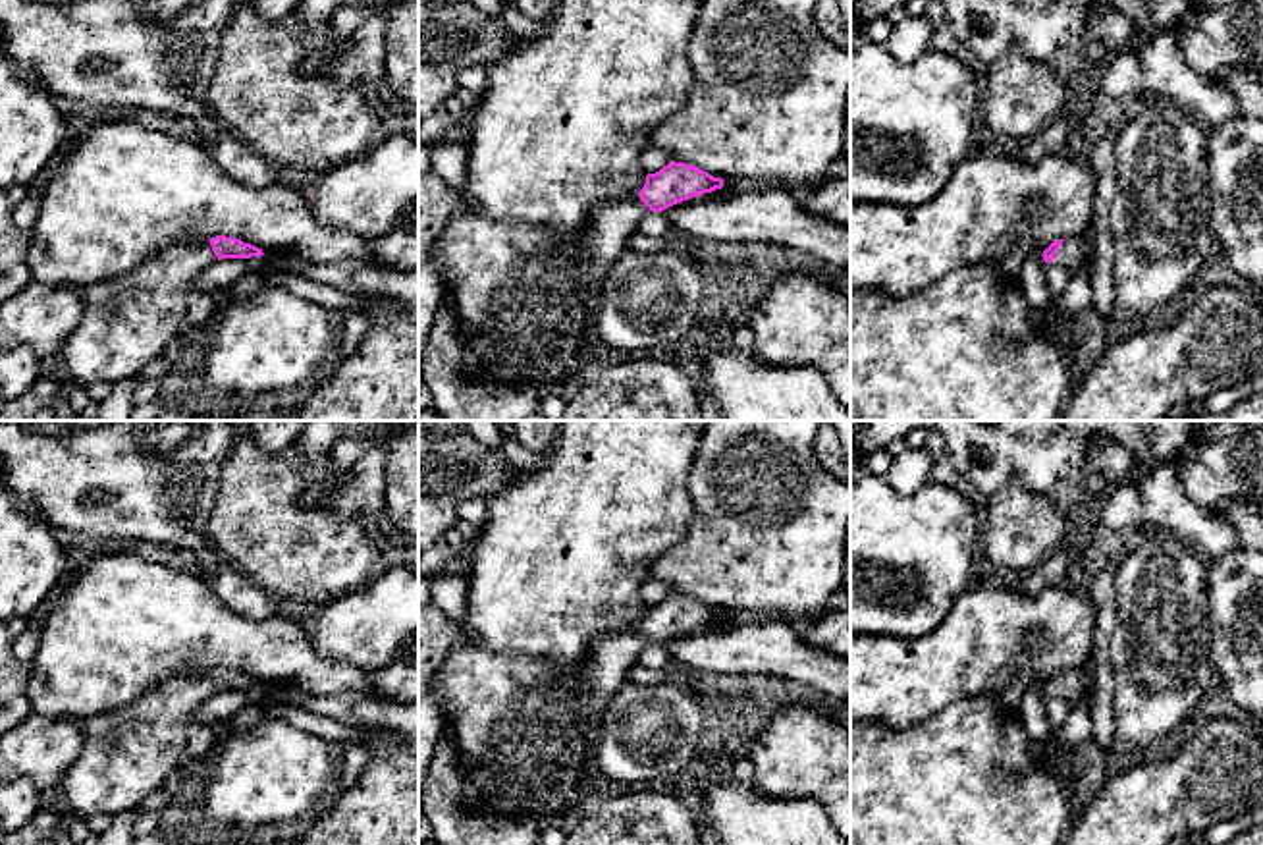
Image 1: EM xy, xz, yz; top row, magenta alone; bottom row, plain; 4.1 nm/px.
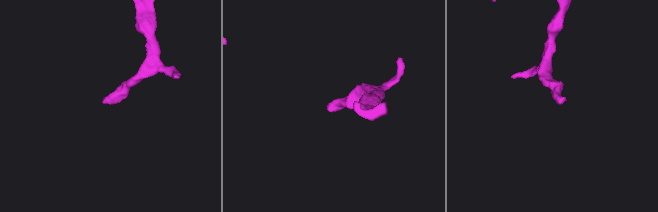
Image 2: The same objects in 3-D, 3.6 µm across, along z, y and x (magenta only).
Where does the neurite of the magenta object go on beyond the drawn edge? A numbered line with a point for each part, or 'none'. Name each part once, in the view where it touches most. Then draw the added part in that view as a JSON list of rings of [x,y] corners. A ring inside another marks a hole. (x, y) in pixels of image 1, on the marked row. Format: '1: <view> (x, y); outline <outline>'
1: yz (1071, 253); outline [[[1068,237],[1059,247],[1053,262],[1062,264],[1074,276],[1078,272],[1088,272],[1091,276],[1091,264],[1084,264],[1084,247],[1080,237]]]

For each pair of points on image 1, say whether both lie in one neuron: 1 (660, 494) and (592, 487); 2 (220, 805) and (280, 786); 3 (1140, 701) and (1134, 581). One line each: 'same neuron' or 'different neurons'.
1: same neuron
2: same neuron
3: same neuron

